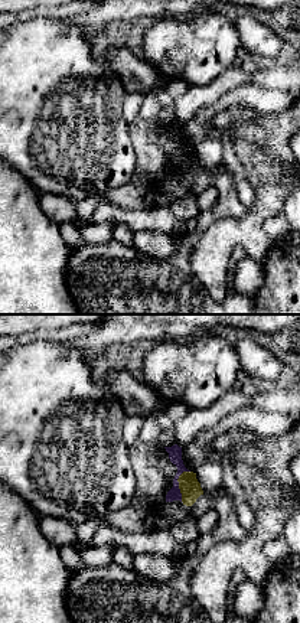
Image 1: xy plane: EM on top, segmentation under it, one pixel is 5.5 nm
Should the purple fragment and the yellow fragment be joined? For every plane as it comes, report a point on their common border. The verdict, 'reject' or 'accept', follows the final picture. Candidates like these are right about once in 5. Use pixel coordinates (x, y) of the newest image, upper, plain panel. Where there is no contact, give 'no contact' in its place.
(178, 160)

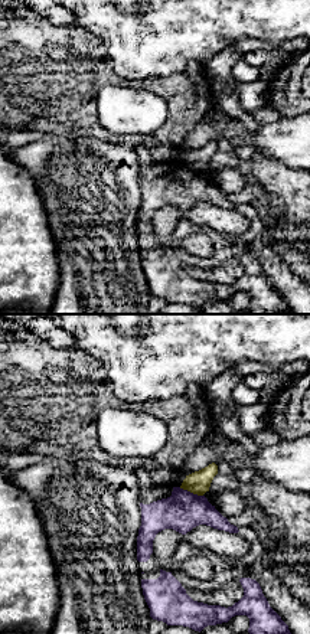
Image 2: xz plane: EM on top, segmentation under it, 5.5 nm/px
(189, 169)

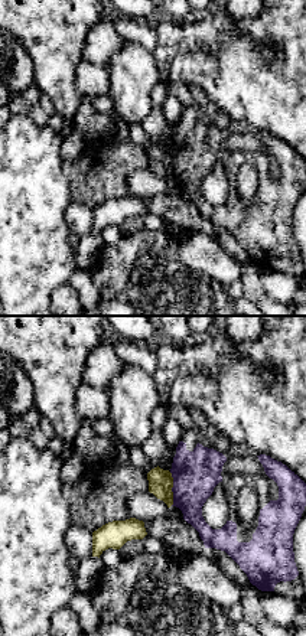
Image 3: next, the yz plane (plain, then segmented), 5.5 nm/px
(172, 166)

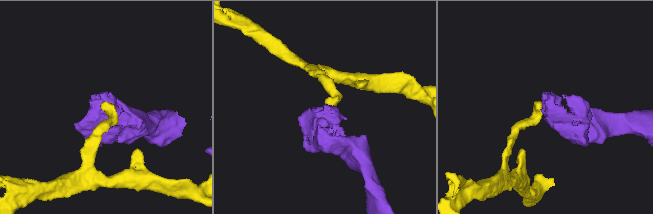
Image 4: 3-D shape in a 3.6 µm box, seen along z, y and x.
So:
reject

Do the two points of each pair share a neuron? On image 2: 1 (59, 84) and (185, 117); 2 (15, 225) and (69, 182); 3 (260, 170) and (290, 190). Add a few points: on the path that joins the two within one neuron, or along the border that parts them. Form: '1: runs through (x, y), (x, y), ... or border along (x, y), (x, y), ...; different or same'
1: runs through (84, 117), (100, 133), (110, 137), (152, 139); same
2: border along (29, 172), (52, 235); different
3: runs through (267, 173), (283, 183); same

